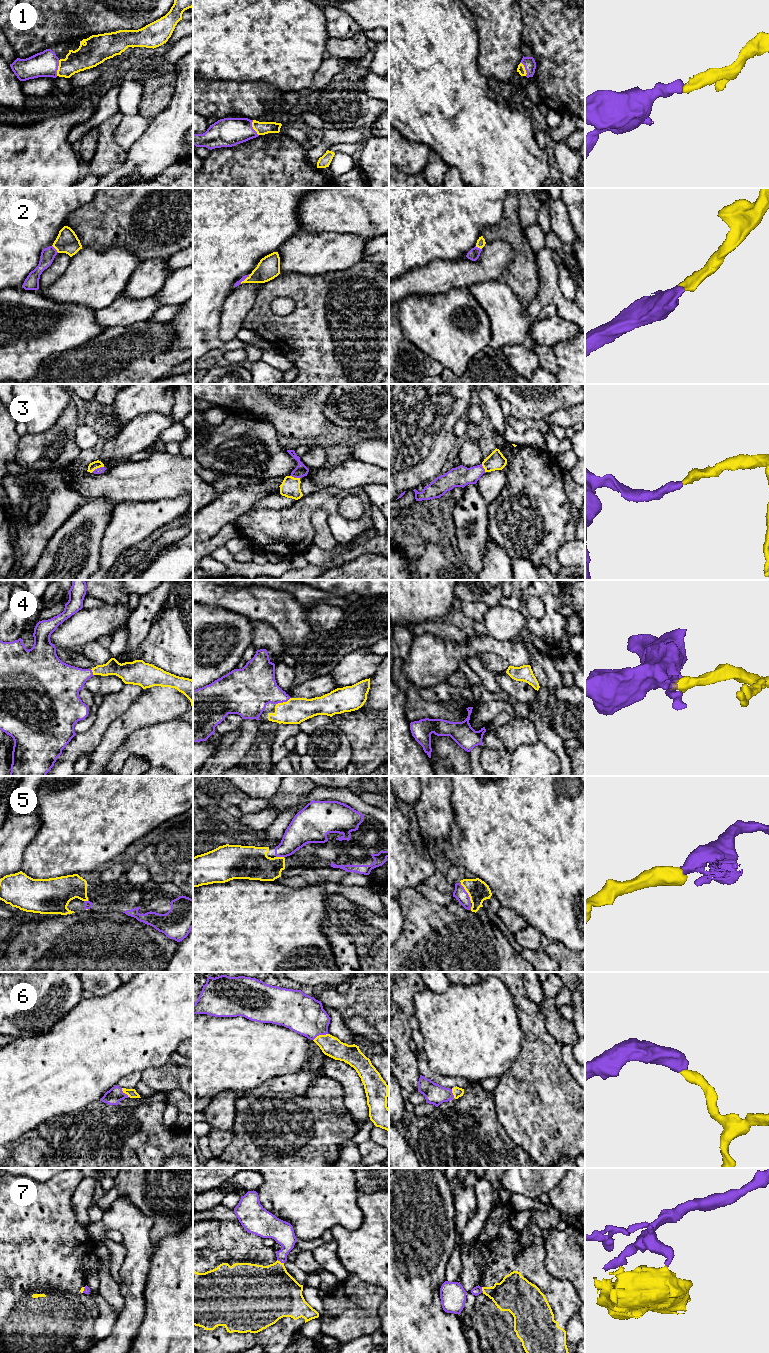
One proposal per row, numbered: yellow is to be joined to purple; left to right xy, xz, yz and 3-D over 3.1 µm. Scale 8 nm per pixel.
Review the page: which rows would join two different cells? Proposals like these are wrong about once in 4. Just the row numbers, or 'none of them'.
7

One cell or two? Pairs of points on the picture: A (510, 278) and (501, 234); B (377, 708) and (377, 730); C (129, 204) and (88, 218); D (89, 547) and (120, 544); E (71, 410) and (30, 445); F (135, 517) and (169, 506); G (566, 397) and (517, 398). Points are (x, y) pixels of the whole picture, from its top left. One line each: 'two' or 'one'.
A: one
B: two
C: one
D: two
E: one
F: one
G: one

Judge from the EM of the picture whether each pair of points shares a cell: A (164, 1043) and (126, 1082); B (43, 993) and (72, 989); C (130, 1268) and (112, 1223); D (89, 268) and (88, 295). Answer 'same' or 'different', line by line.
A: different
B: same
C: same
D: same

